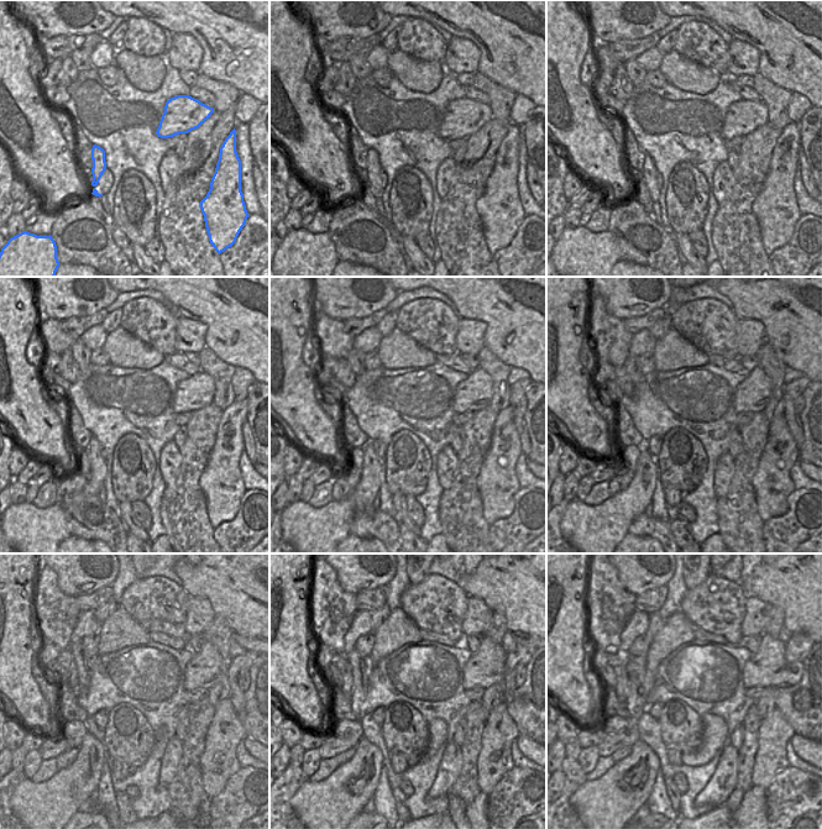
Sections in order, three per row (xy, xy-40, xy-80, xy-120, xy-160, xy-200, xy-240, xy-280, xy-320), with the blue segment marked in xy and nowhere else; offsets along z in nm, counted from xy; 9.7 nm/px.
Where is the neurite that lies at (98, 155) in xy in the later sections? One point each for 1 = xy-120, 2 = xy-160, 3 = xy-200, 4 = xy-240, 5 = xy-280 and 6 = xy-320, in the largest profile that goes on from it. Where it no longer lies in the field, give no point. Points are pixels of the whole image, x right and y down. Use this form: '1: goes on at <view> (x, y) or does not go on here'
1: goes on at xy-120 (98, 466)
2: goes on at xy-160 (305, 528)
3: goes on at xy-200 (600, 528)
4: goes on at xy-240 (50, 804)
5: goes on at xy-280 (331, 804)
6: goes on at xy-320 (607, 804)

